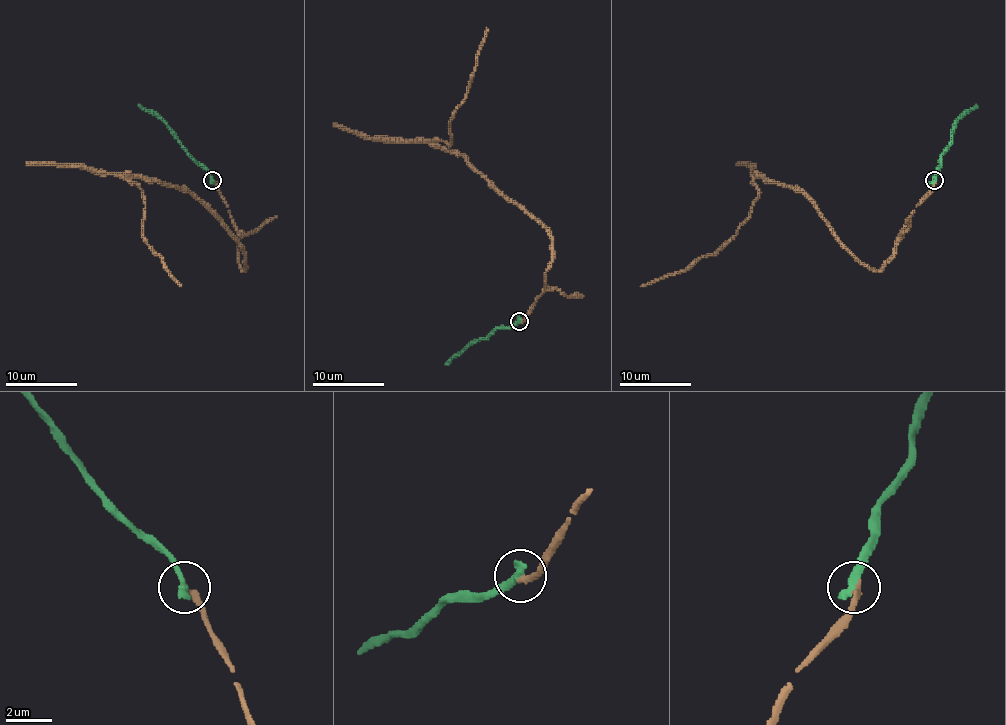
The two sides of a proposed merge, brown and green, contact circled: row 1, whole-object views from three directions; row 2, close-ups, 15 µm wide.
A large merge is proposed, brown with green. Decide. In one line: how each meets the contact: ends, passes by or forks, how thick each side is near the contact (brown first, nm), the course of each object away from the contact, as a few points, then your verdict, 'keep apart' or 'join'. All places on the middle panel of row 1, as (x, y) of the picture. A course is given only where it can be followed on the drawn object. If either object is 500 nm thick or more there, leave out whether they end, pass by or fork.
brown ends there; green ends there; 280 nm thick on the brown side, 400 nm on the other; brown runs (519, 321), (544, 291), (551, 235), (461, 155), (434, 143), (452, 141), (452, 112), (465, 100), (486, 27); green runs (519, 321), (499, 327), (488, 337), (474, 339), (445, 364); keep apart

